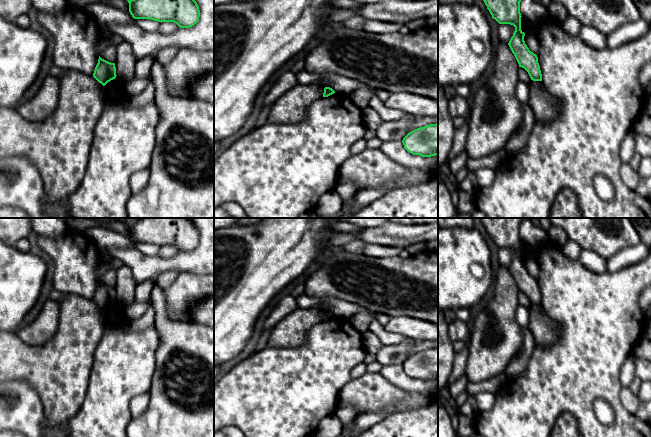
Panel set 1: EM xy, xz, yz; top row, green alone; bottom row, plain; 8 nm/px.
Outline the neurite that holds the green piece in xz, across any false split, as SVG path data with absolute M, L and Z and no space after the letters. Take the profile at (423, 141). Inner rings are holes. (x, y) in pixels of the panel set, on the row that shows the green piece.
M438 123L409 132L402 143L404 148L413 155L422 157L438 155Z

